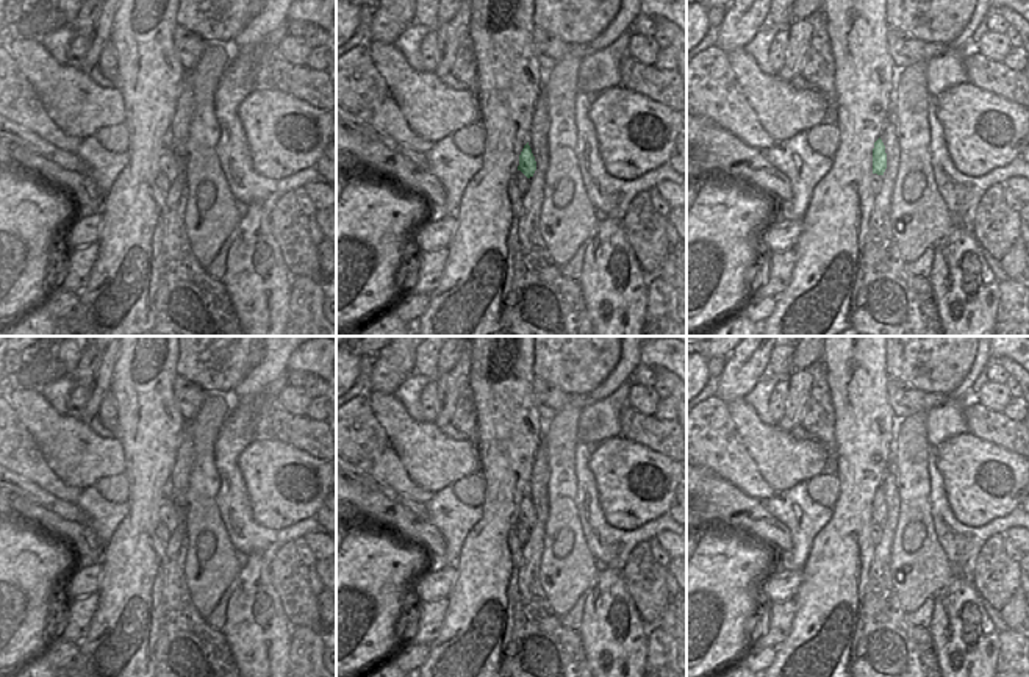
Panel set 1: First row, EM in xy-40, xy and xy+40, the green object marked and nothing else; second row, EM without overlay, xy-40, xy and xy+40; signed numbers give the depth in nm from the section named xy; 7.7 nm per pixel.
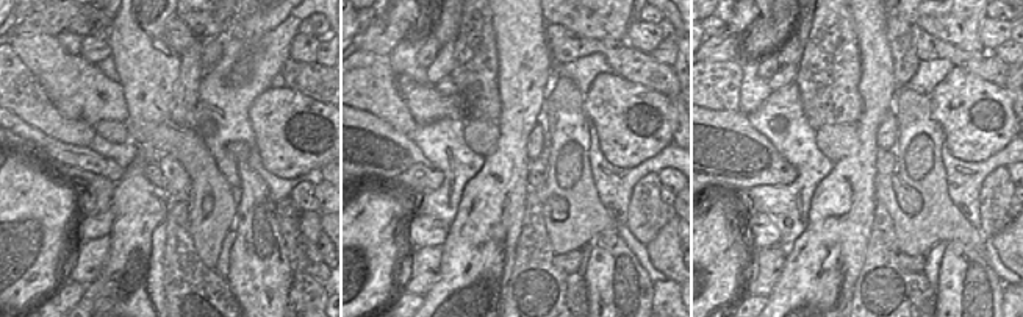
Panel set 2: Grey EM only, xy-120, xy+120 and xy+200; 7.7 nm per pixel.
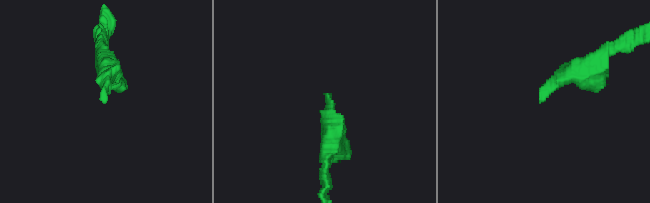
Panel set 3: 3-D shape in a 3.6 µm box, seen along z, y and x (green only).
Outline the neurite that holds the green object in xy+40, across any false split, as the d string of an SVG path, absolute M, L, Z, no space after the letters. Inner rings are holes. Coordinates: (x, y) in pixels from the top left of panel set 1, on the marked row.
M882 139L874 142L873 149L873 174L884 175L887 169L887 153Z

